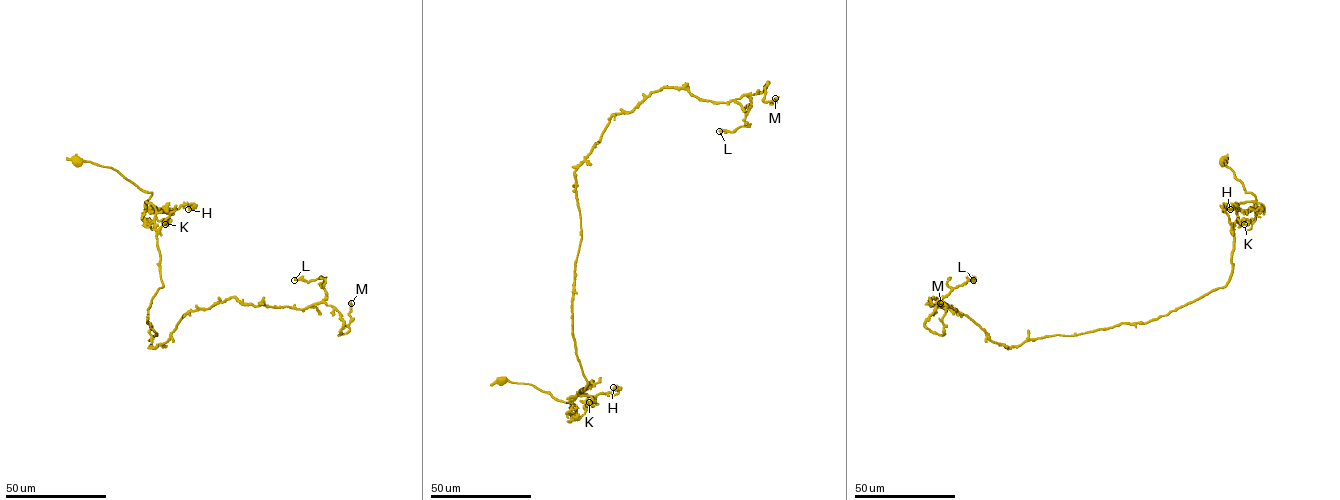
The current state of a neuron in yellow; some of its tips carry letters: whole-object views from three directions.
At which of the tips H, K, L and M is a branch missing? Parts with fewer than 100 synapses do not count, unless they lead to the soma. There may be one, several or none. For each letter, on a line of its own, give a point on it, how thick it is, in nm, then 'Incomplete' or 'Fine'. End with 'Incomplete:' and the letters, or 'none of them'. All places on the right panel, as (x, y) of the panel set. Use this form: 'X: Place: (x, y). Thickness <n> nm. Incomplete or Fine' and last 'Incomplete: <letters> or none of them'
H: Place: (1230, 209). Thickness 200 nm. Fine
K: Place: (1244, 224). Thickness 150 nm. Fine
L: Place: (973, 280). Thickness 500 nm. Fine
M: Place: (940, 303). Thickness 360 nm. Fine
Incomplete: none of them

